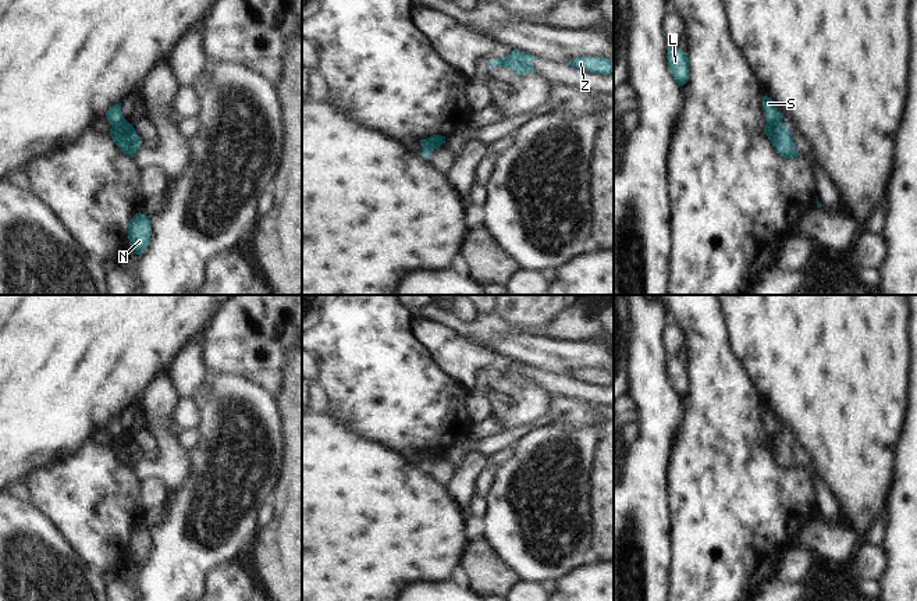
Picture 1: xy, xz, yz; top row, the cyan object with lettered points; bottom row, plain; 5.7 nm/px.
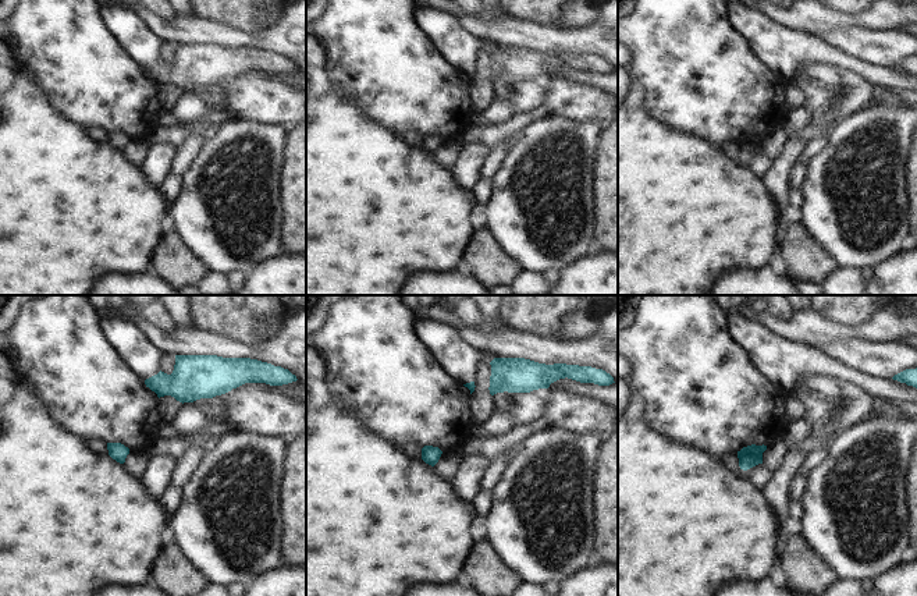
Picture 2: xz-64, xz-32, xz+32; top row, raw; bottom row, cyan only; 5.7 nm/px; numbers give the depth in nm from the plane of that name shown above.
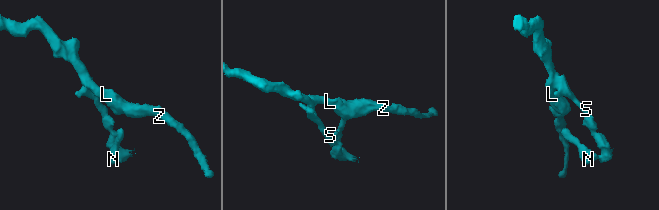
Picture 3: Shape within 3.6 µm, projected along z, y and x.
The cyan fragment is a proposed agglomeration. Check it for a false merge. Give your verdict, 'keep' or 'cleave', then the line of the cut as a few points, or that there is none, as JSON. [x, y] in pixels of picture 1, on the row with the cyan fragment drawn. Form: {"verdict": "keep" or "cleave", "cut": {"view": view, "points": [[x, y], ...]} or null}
{"verdict": "cleave", "cut": {"view": "yz", "points": [[767, 120], [781, 121]]}}

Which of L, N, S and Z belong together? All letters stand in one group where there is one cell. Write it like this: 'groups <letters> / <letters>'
groups L S Z / N

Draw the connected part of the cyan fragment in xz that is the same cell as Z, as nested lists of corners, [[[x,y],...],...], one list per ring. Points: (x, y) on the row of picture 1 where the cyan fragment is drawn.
[[[576,57],[572,58],[568,65],[593,74],[608,75],[614,72],[614,63],[605,57]]]

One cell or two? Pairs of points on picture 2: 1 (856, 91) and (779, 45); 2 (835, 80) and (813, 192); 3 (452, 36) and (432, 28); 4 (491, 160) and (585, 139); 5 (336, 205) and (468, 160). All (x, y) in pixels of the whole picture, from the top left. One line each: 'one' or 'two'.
1: two
2: two
3: one
4: two
5: two

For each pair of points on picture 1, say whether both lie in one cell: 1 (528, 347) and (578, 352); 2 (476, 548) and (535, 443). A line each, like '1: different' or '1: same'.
1: same
2: different

